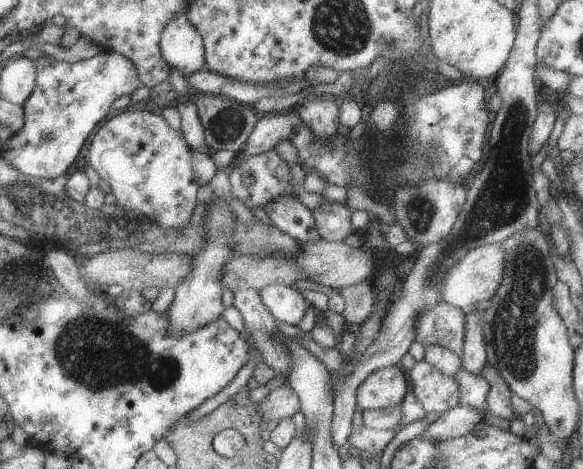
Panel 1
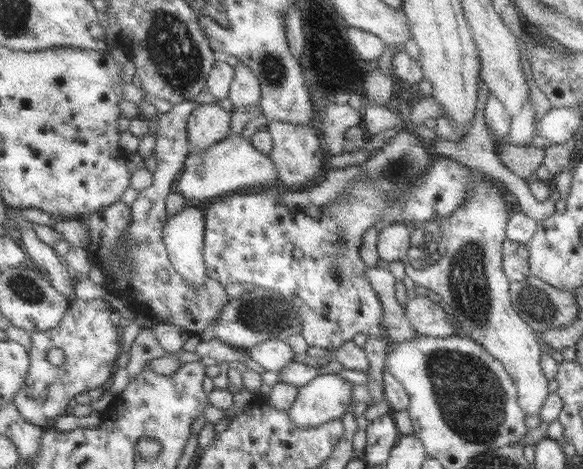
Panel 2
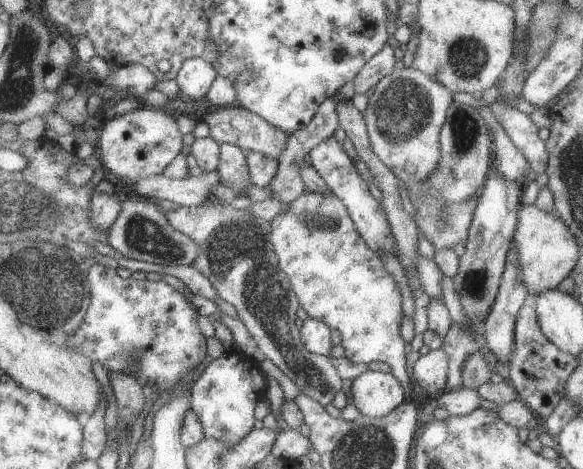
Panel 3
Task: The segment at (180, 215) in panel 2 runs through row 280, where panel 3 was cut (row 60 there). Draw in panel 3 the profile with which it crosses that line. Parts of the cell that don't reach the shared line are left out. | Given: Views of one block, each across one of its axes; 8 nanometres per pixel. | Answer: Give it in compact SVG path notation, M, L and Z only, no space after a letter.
M201 57L186 60L176 82L181 92L194 99L202 99L211 90L213 82L217 80L219 71L214 64Z

